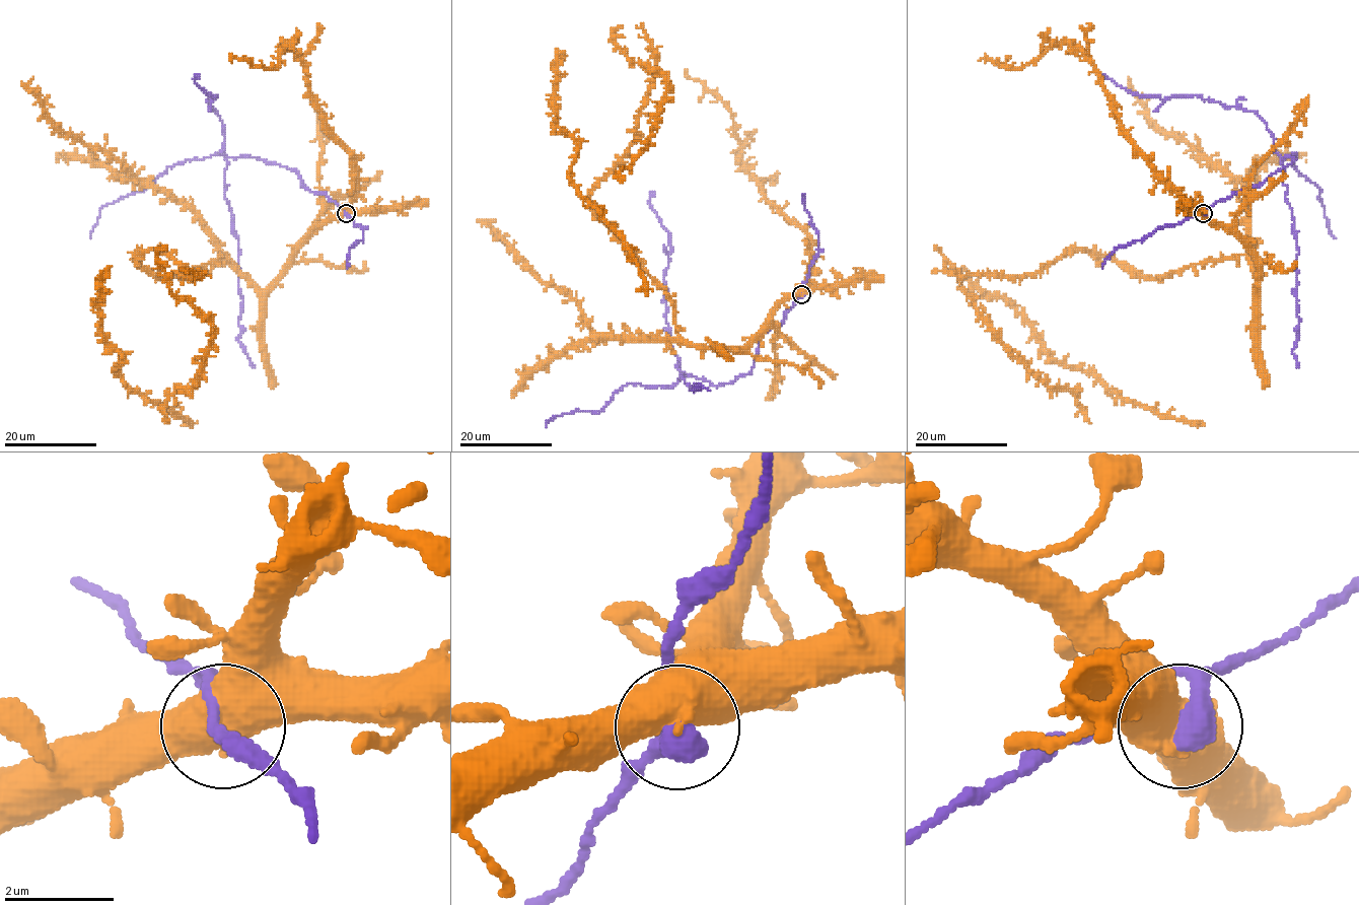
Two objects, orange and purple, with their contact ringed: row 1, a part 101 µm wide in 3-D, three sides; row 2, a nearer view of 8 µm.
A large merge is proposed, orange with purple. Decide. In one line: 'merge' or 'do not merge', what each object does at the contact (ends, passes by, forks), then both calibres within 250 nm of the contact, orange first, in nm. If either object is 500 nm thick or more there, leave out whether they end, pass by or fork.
merge; calibres 550 and 420 nm

